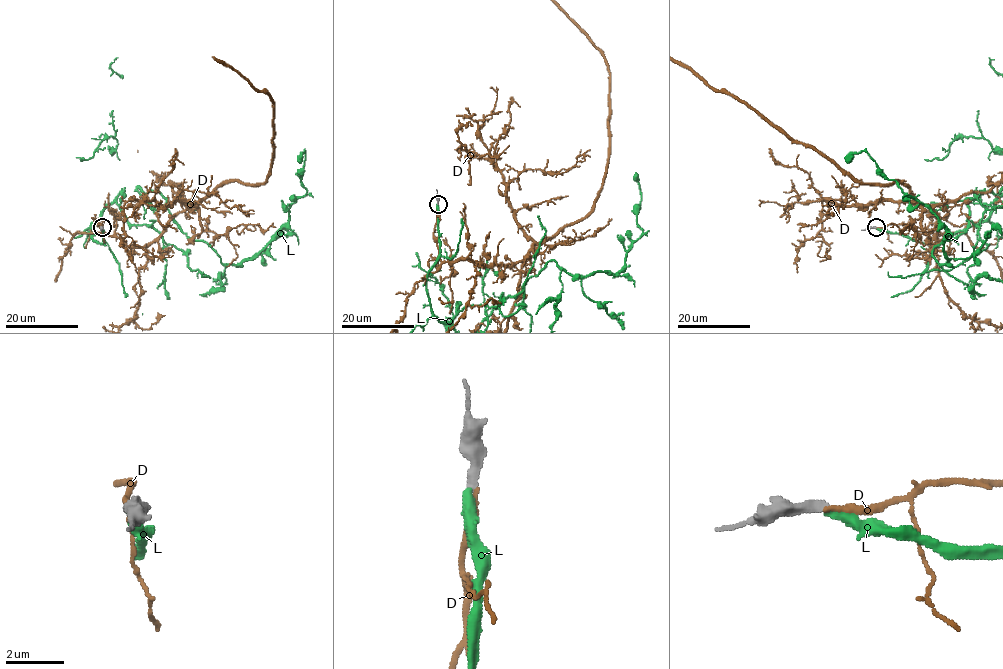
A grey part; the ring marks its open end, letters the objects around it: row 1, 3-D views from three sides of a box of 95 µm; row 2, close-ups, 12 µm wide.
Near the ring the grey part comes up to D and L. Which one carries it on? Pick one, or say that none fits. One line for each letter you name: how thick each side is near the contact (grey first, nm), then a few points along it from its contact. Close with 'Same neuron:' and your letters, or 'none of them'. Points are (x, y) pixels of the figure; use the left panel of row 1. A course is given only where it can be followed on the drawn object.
D: 360/160 nm
Same neuron: D

